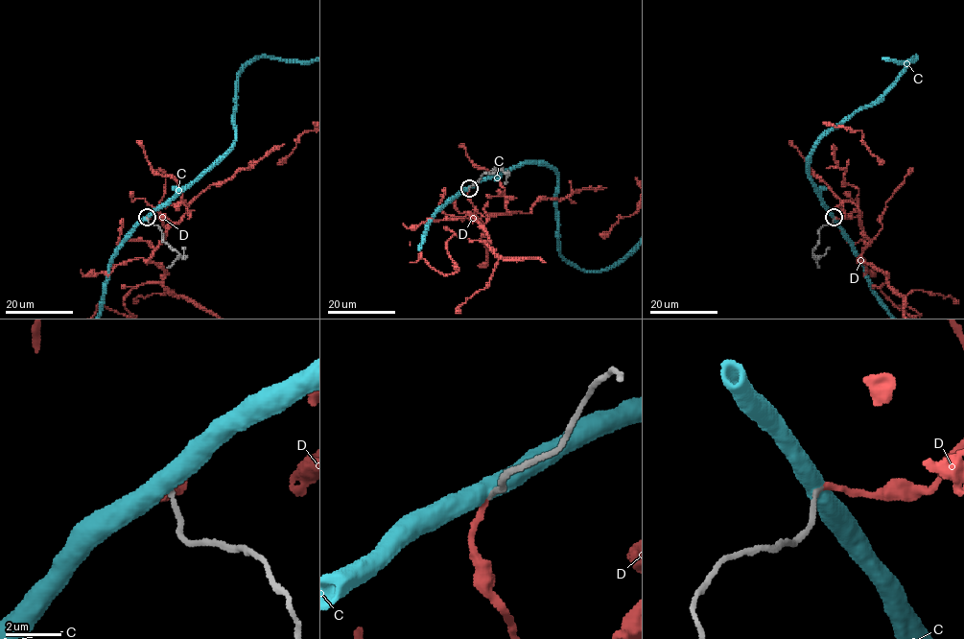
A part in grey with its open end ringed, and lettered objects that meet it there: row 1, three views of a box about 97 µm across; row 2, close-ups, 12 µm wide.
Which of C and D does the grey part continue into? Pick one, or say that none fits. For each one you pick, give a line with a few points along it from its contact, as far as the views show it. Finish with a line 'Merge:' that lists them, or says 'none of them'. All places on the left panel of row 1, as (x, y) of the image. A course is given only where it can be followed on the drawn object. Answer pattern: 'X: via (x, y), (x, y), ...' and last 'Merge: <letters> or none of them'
Merge: D

